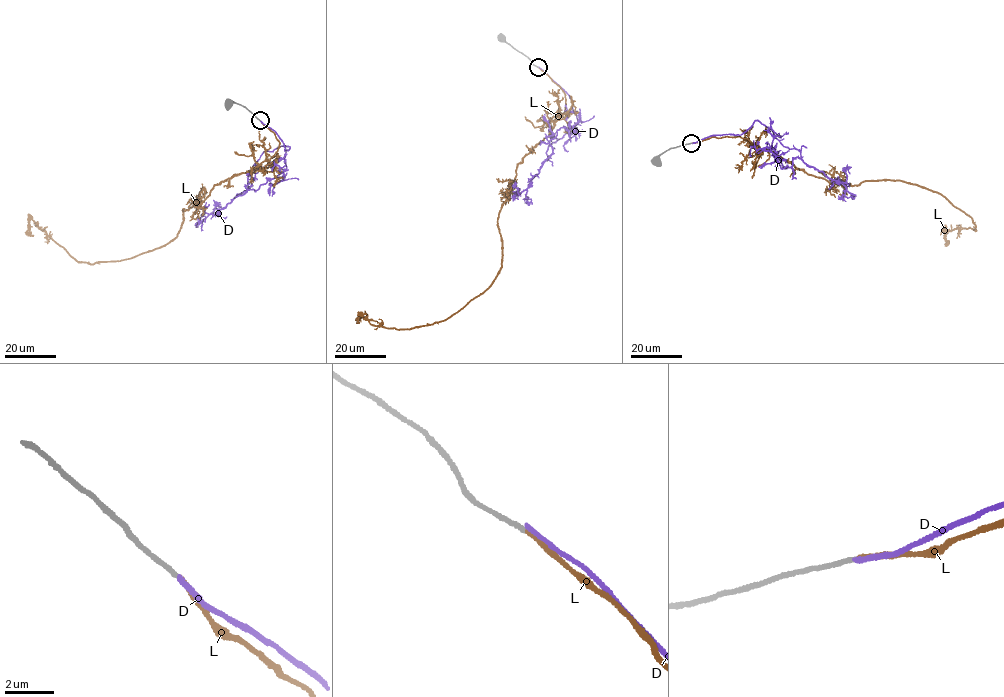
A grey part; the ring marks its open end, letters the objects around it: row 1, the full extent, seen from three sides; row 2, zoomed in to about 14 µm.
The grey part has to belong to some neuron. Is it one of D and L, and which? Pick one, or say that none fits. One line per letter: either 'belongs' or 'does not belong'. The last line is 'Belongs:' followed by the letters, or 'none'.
D: does not belong
L: belongs
Belongs: L

